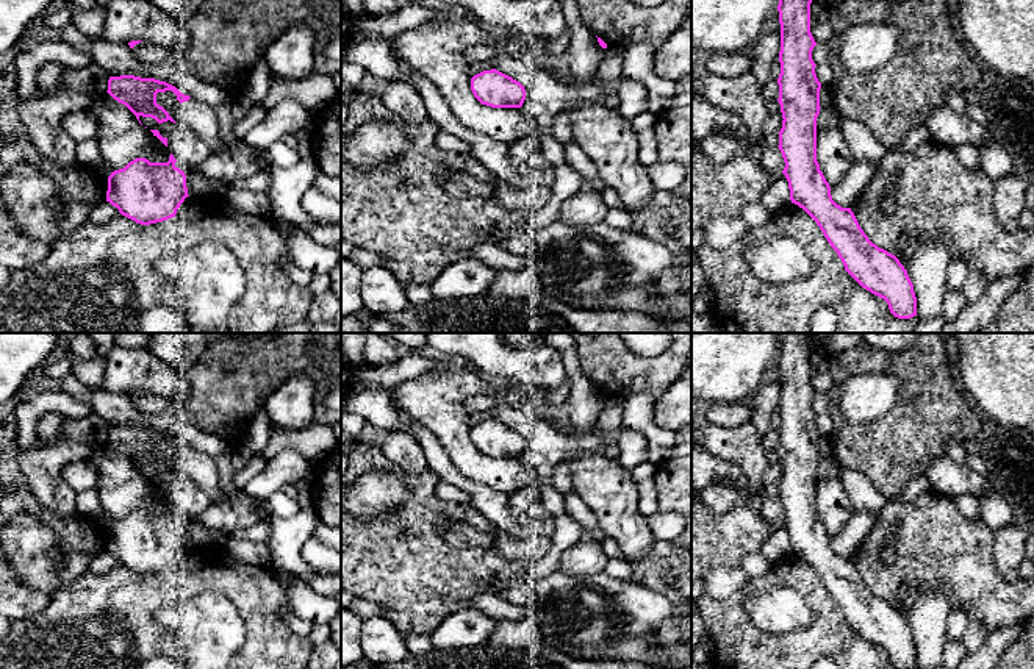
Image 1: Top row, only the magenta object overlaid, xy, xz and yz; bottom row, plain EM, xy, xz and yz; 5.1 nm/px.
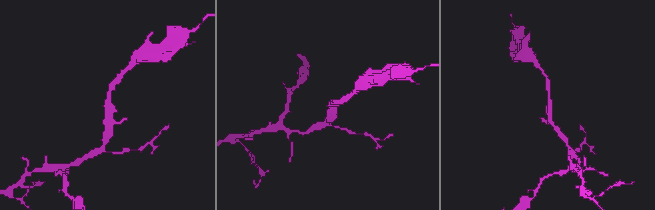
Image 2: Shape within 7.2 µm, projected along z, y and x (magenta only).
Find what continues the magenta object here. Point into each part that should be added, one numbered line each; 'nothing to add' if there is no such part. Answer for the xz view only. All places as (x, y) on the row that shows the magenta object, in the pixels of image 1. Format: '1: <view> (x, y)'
nothing to add

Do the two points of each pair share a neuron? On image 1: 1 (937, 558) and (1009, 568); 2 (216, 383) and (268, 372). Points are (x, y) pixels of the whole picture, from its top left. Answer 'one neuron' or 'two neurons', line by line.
1: two neurons
2: one neuron

